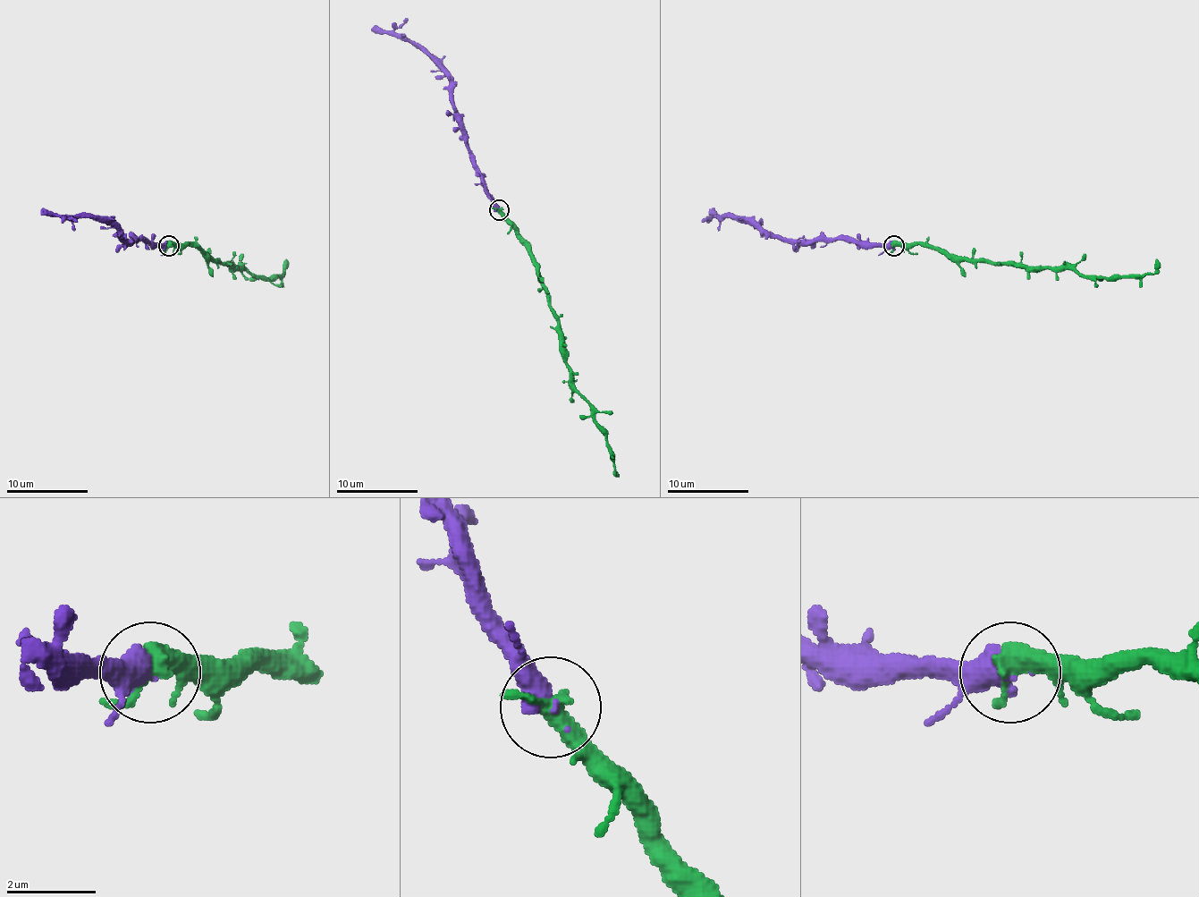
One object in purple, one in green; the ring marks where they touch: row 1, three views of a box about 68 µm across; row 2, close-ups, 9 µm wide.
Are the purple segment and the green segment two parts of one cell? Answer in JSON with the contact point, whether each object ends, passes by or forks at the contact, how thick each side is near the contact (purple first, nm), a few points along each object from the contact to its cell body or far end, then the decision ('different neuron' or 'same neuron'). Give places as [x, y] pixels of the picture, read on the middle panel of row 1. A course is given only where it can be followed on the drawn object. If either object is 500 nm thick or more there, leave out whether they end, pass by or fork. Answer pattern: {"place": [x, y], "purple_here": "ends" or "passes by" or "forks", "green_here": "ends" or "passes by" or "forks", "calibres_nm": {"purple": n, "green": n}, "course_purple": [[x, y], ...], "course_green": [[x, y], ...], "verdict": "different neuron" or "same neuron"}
{"place": [499, 210], "purple_here": "ends", "green_here": "passes by", "calibres_nm": {"purple": 340, "green": 400}, "course_purple": [[498, 212], [486, 191], [486, 183], [468, 147], [468, 134], [460, 124], [451, 81], [415, 45], [372, 30]], "course_green": [[498, 209], [537, 271], [547, 305], [558, 322], [569, 385], [590, 408], [592, 421], [604, 435], [617, 475]], "verdict": "same neuron"}

